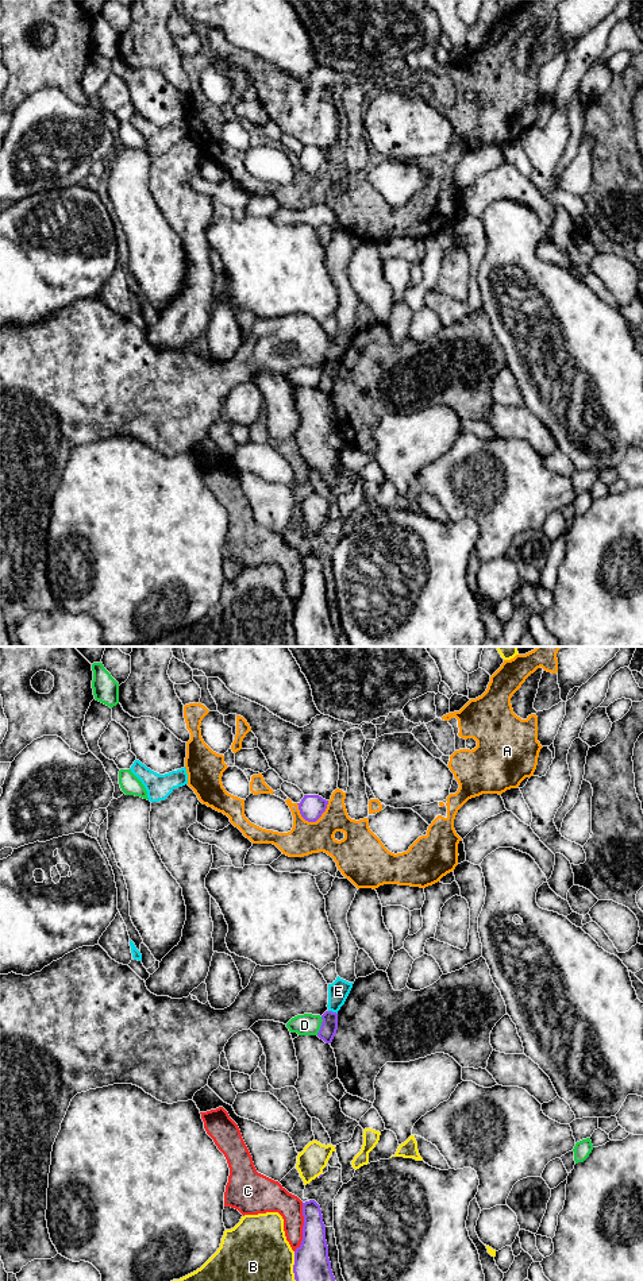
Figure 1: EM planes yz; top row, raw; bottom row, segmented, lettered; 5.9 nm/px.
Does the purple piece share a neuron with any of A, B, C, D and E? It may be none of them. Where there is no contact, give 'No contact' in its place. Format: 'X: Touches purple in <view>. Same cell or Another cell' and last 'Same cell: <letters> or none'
A: Touches purple in yz. Another cell
B: Touches purple in yz. Another cell
C: Touches purple in yz. Another cell
D: Touches purple in yz. Another cell
E: Touches purple in yz. Another cell
Same cell: none

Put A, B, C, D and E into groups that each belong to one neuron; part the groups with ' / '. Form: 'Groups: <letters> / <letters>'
Groups: A / B / C / D / E

